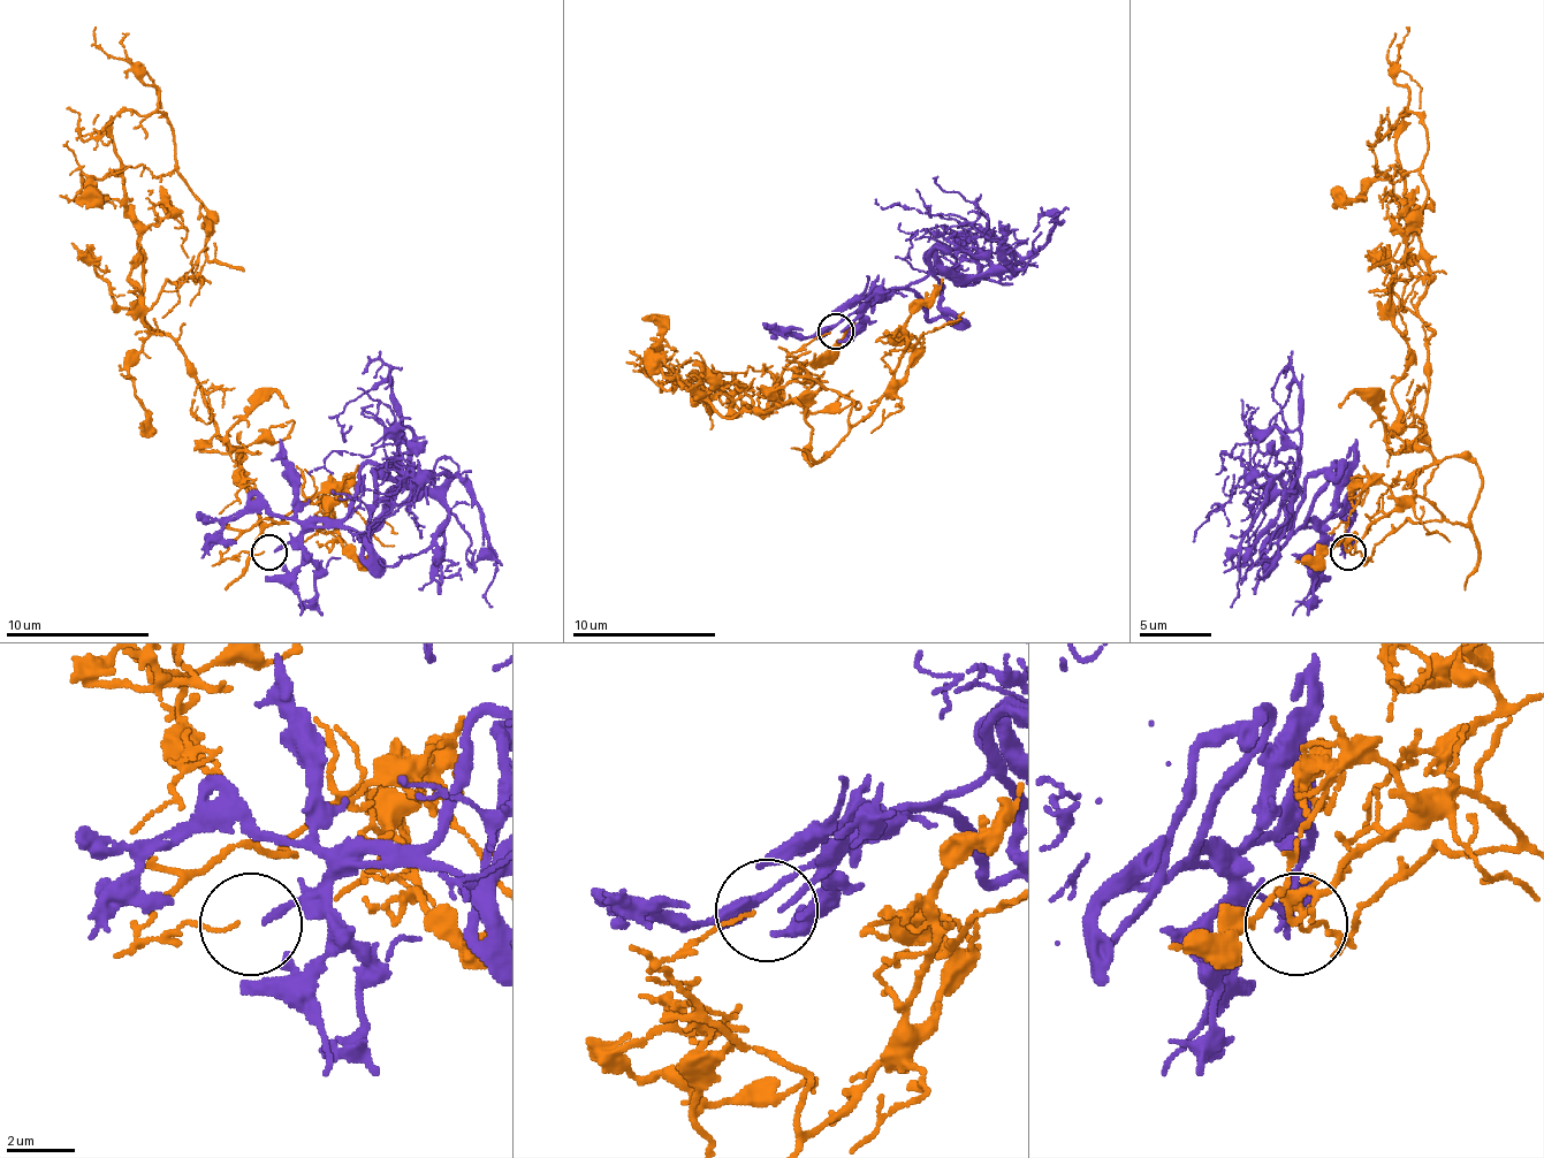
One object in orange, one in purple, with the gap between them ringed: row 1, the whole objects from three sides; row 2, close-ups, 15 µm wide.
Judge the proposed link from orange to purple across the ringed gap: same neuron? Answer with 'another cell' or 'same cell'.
another cell

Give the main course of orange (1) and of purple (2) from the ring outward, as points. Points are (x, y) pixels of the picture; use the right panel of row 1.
1: (1349, 551), (1402, 519), (1470, 519), (1482, 484), (1475, 462), (1417, 441), (1435, 333), (1396, 154), (1411, 25)
2: (1349, 551), (1309, 526), (1292, 531), (1299, 466), (1295, 383), (1274, 426), (1260, 441), (1245, 426)

